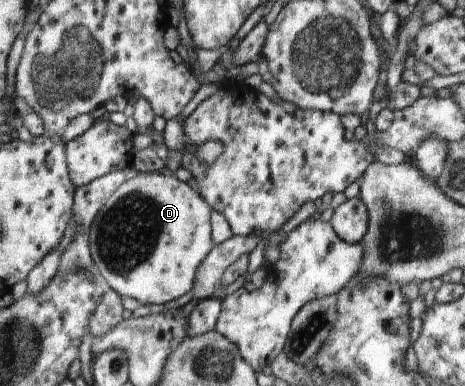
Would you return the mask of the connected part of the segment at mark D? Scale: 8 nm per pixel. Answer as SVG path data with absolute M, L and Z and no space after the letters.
M166 170L147 173L131 172L127 181L123 185L120 185L120 188L116 189L116 192L112 193L112 196L108 201L102 205L102 209L100 209L100 212L96 215L95 221L92 221L92 225L90 225L90 254L93 265L96 265L97 272L105 280L106 286L113 291L116 291L122 299L133 298L134 300L137 300L140 305L148 304L153 308L160 308L165 303L189 293L192 290L192 287L194 287L194 281L196 281L196 269L200 267L200 263L202 263L208 256L208 253L212 251L211 216L211 208L204 202L204 199L197 191L194 191L188 183L179 181L173 173L167 172Z

